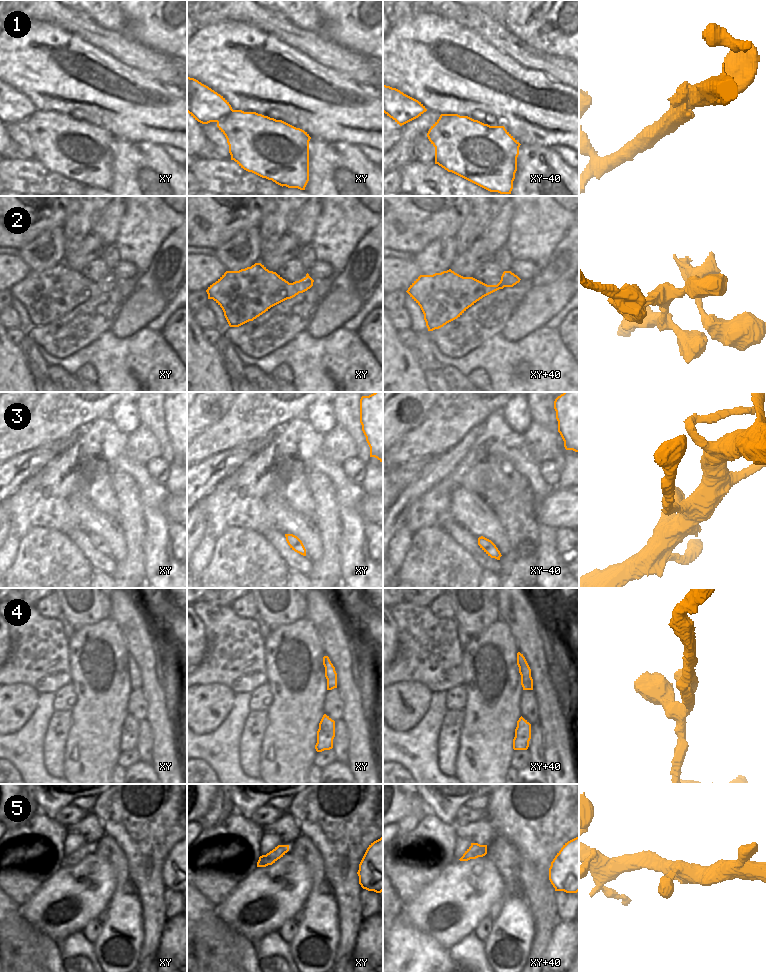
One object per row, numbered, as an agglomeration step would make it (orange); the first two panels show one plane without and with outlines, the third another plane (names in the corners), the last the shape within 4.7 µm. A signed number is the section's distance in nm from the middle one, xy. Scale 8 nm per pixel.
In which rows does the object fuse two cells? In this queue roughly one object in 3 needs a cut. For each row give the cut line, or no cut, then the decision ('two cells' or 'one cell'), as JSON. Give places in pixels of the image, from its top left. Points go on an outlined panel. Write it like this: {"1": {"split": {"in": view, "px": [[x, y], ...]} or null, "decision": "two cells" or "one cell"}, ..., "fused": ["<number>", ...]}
{"1": {"split": null, "decision": "one cell"}, "2": {"split": {"in": "xy+40", "px": [[500, 280], [504, 286]]}, "decision": "two cells"}, "3": {"split": null, "decision": "one cell"}, "4": {"split": null, "decision": "one cell"}, "5": {"split": null, "decision": "one cell"}, "fused": ["2"]}

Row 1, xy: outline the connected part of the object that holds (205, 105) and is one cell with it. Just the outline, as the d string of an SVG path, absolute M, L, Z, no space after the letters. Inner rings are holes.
M187 76L187 112L198 122L216 122L229 145L231 160L241 168L280 186L305 190L309 181L309 141L307 132L282 120L256 112L233 110L220 94Z

